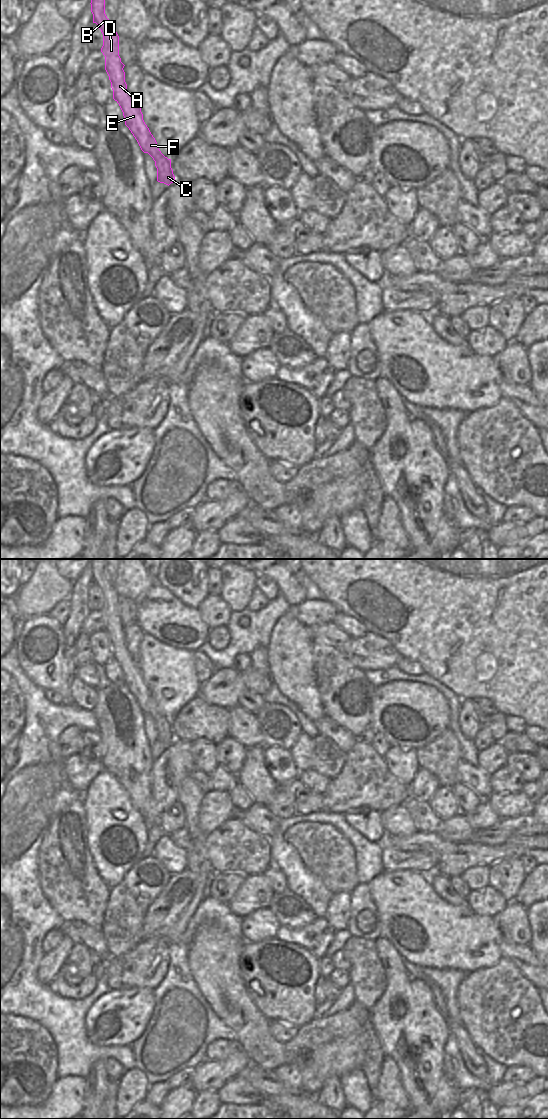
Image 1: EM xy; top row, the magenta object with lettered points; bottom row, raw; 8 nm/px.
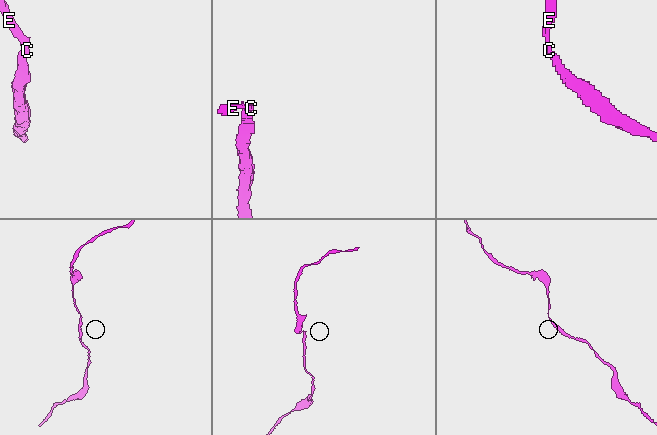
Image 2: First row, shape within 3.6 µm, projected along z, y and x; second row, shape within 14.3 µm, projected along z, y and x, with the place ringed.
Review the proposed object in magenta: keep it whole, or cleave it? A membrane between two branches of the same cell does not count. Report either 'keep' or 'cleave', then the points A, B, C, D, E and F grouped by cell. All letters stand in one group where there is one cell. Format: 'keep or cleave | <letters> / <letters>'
keep | A B C D E F

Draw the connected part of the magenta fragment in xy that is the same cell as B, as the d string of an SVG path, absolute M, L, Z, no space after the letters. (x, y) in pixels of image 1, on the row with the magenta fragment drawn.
M91 0L93 23L96 23L103 34L101 52L105 56L105 70L111 82L113 99L119 104L125 125L137 140L141 150L148 153L155 161L157 181L170 185L175 180L171 168L171 159L165 157L157 146L157 142L143 120L139 103L134 101L127 90L124 64L119 56L119 36L113 23L105 14L105 0Z

